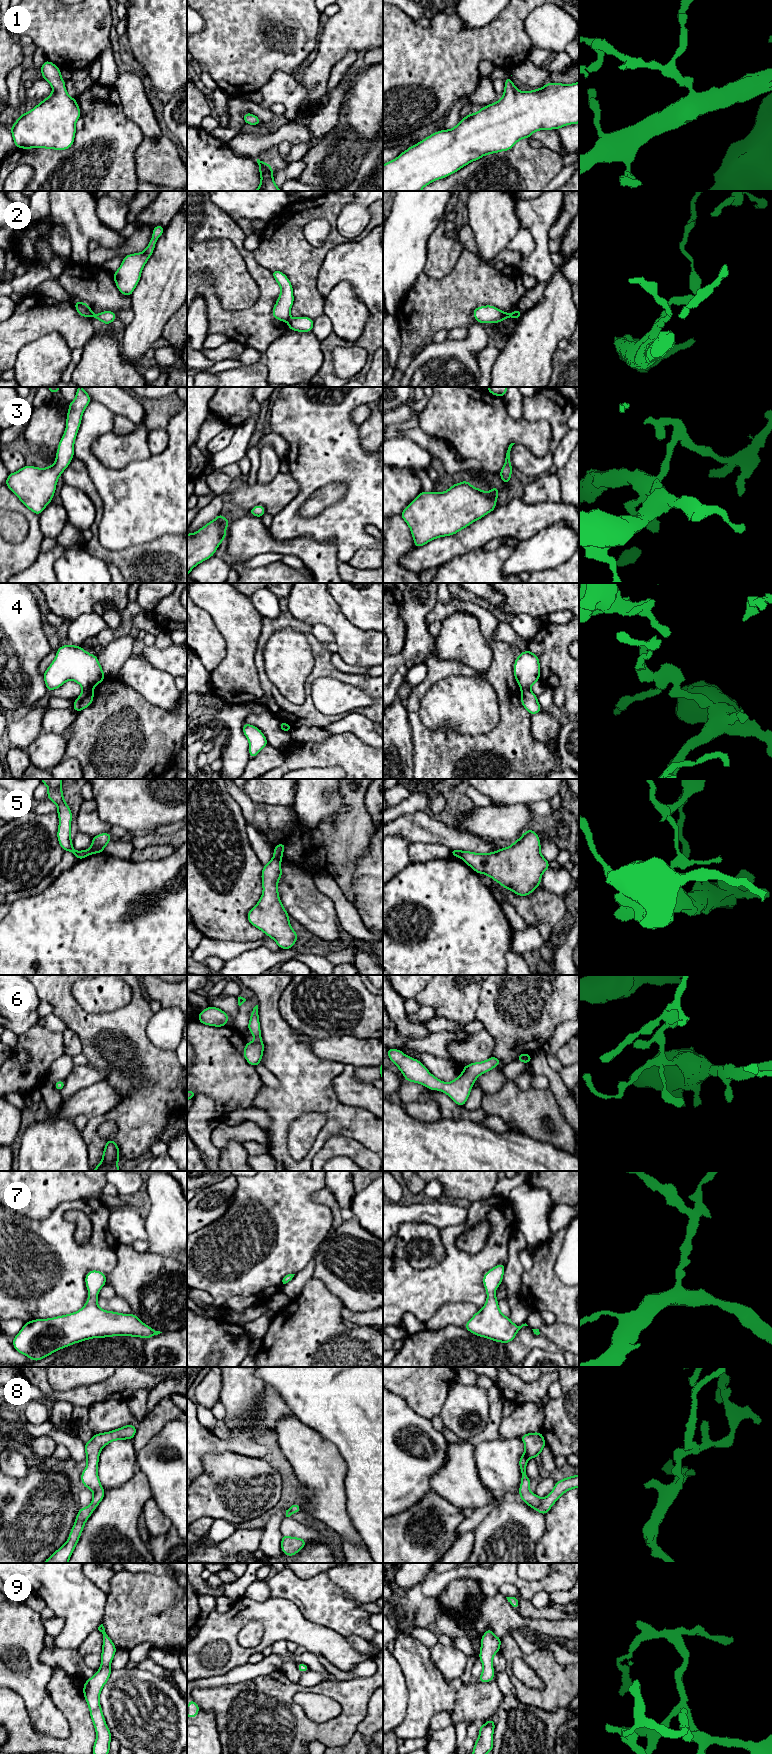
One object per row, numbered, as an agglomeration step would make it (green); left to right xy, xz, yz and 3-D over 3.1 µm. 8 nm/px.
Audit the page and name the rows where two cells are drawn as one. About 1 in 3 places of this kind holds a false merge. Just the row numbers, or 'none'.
2, 4, 5

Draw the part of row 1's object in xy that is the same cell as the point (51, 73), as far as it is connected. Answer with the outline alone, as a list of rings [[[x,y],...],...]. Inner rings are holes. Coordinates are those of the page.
[[[46,60],[39,70],[53,91],[32,110],[21,114],[10,128],[15,146],[23,149],[46,148],[58,151],[69,149],[74,143],[75,123],[81,117],[78,103],[66,92],[65,80],[62,79],[58,66]]]

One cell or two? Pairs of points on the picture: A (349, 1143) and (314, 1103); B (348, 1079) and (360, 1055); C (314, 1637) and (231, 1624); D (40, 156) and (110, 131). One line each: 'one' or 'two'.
A: two
B: two
C: one
D: one

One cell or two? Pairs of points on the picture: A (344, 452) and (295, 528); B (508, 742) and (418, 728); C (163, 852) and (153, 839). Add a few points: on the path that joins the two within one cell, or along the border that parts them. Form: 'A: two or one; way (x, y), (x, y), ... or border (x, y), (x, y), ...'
A: one; way (325, 471), (306, 490), (294, 506), (294, 509)
B: one; way (485, 744), (440, 744)
C: two; border (175, 848), (168, 844), (152, 844), (135, 849)

